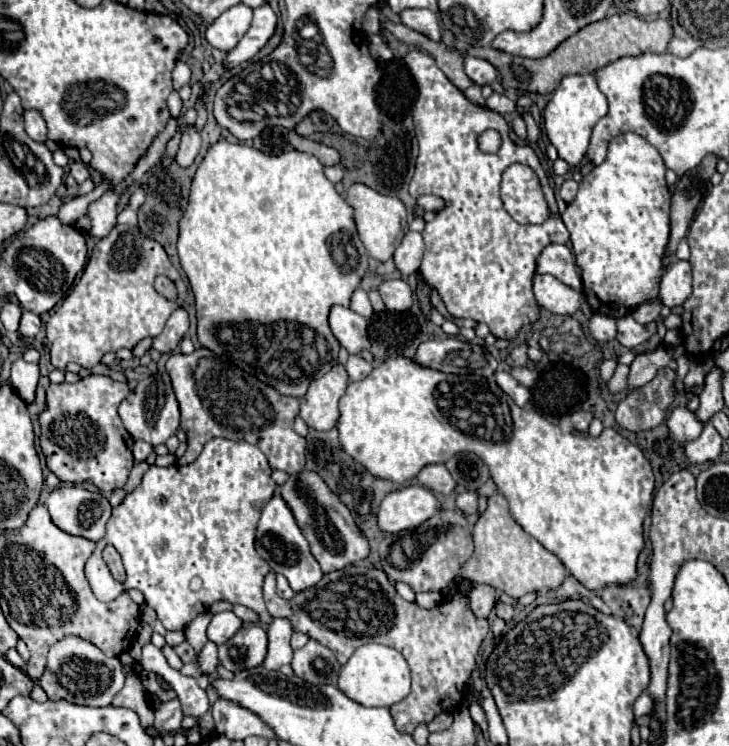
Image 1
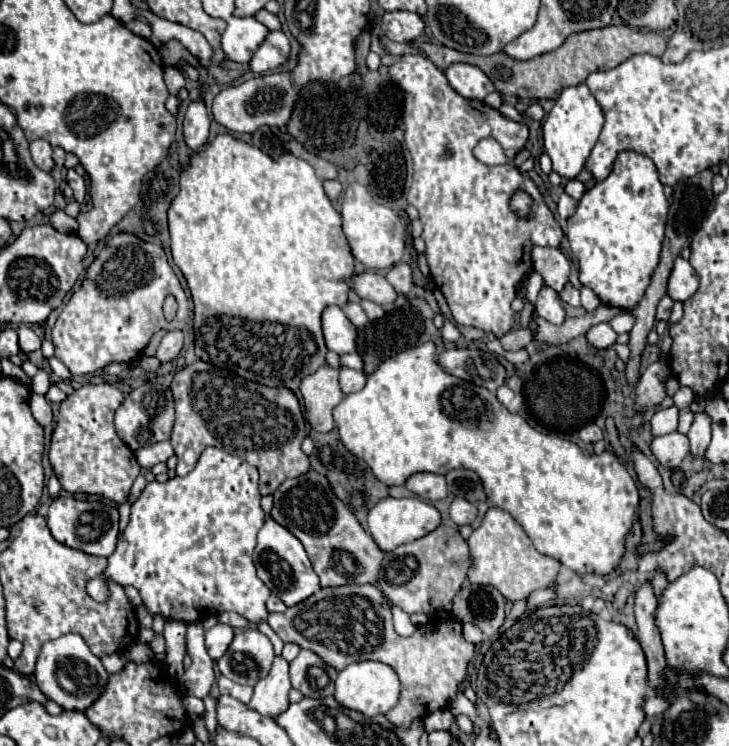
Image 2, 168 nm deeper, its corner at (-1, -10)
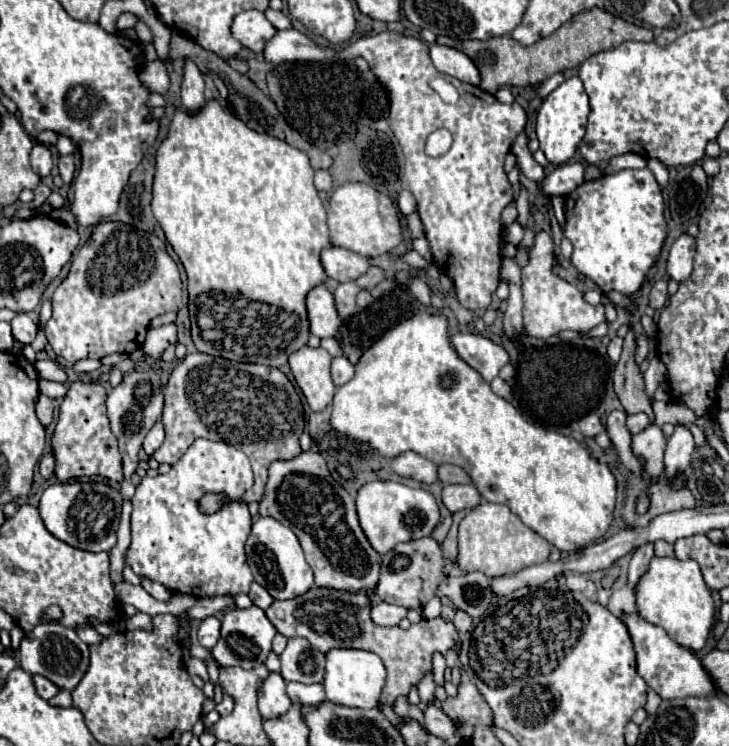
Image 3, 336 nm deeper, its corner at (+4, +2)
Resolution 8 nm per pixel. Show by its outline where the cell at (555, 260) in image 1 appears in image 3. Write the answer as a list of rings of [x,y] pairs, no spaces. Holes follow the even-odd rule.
[[[521,188],[519,196],[517,196],[517,200],[515,200],[515,206],[517,206],[517,212],[519,212],[517,222],[519,222],[521,226],[525,226],[525,222],[527,222],[527,214],[529,214],[529,200],[527,200],[527,196],[529,196],[527,190]]]

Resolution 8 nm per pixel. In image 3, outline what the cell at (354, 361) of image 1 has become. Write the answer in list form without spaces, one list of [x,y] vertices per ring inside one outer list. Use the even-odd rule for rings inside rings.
[[[337,356],[331,362],[331,378],[335,386],[343,386],[345,382],[349,382],[353,378],[353,364],[345,358],[345,356]]]

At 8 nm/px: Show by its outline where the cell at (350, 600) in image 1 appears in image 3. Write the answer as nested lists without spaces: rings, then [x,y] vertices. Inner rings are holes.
[[[311,588],[305,596],[293,600],[275,600],[265,614],[279,634],[285,638],[301,636],[307,638],[313,648],[321,652],[329,652],[331,648],[359,648],[377,654],[387,670],[381,704],[391,704],[401,694],[409,694],[409,688],[417,684],[427,670],[431,670],[431,654],[437,650],[445,654],[459,640],[457,630],[451,622],[443,618],[421,620],[419,624],[411,624],[409,630],[401,630],[399,626],[377,626],[369,618],[371,602],[367,600],[367,592],[333,592],[327,588]]]

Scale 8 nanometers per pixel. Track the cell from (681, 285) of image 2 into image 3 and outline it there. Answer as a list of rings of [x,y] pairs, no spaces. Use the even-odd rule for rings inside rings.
[[[683,232],[669,250],[667,274],[677,282],[687,280],[693,272],[693,256],[695,256],[695,238]]]

